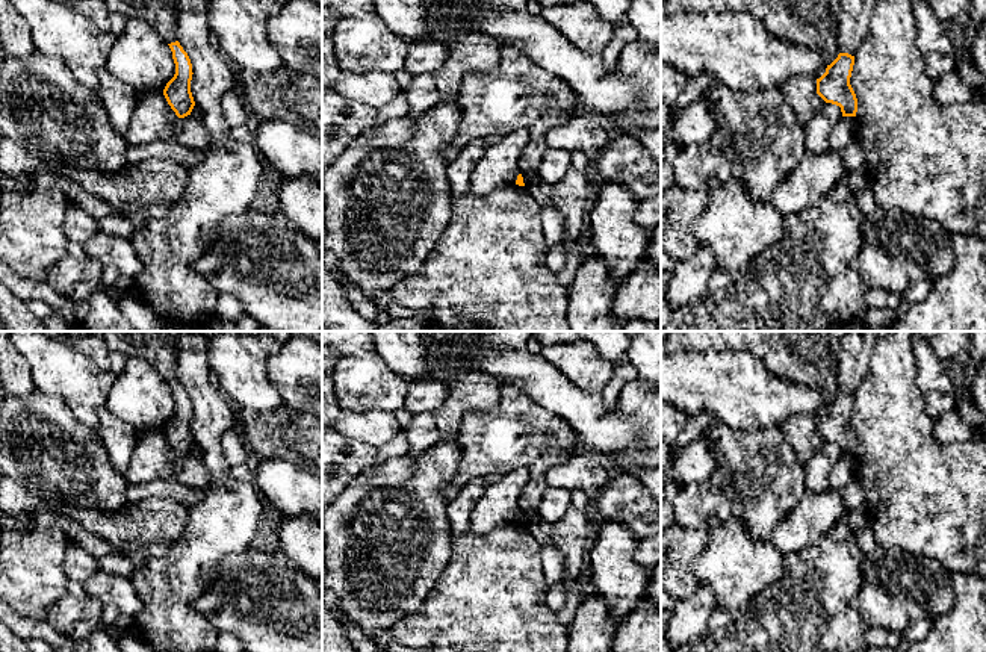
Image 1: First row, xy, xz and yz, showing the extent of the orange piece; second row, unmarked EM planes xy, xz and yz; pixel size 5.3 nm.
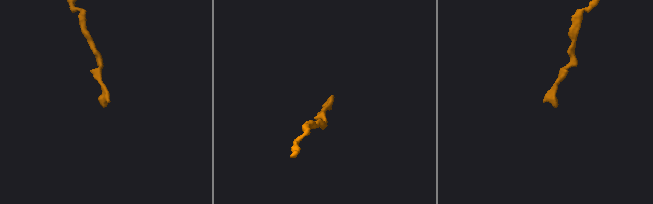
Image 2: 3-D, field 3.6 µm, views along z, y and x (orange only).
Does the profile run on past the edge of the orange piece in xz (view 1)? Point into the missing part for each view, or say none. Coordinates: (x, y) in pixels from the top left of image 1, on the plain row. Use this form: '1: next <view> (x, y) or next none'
1: next none

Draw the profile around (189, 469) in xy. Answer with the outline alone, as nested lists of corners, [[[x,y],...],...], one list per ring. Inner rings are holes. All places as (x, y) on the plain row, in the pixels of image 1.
[[[195,454],[177,457],[174,463],[174,477],[180,483],[195,489],[206,489],[212,484],[212,477],[207,467]]]

